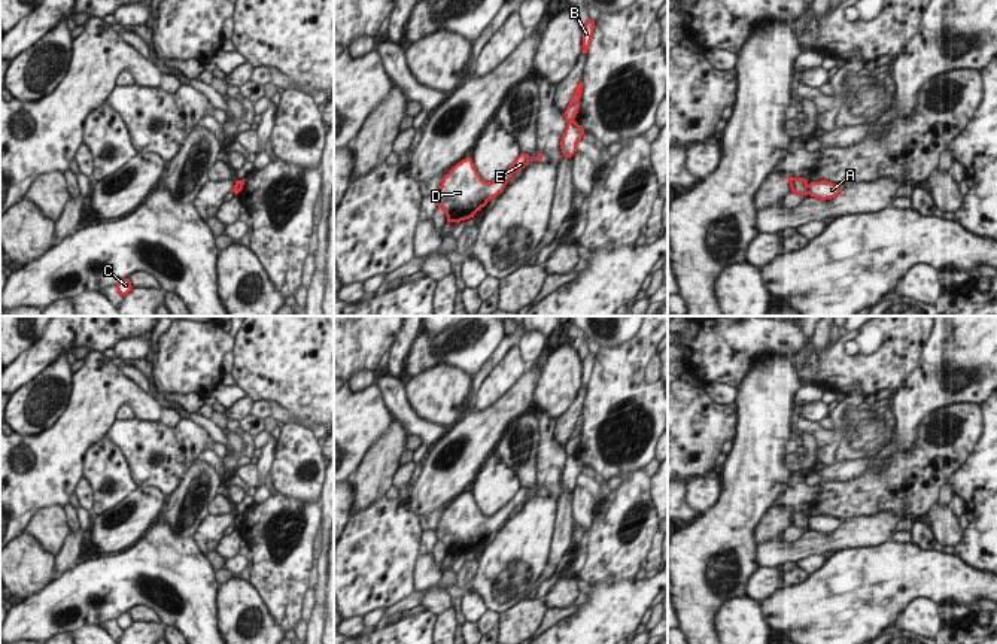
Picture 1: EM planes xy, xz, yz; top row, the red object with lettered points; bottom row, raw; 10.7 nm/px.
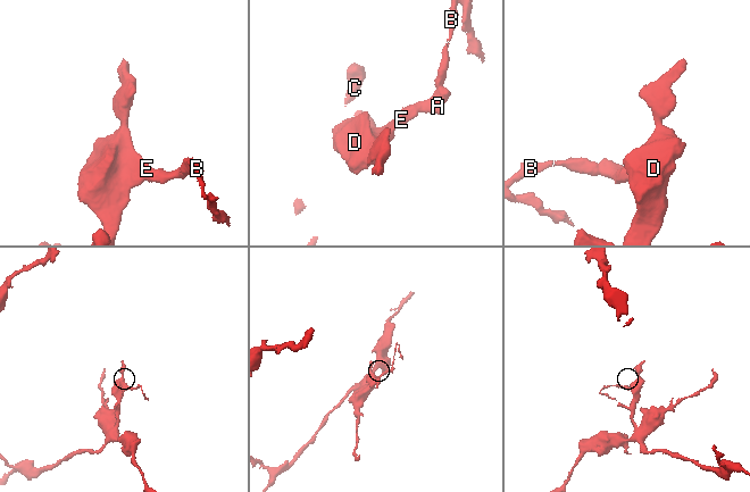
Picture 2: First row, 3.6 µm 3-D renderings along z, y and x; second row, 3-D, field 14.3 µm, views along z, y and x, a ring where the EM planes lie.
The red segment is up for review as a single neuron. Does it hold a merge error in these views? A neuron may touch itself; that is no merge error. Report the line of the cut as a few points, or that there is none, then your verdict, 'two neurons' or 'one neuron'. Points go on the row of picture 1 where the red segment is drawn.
cut yz (806, 185), (808, 193); two neurons

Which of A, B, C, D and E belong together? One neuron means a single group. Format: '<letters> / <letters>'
A C D E / B

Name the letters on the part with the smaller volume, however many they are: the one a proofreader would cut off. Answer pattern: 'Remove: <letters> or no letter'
Remove: B

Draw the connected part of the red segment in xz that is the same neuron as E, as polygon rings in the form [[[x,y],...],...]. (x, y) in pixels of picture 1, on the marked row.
[[[520,154],[496,179],[486,182],[477,173],[471,157],[458,162],[444,174],[435,203],[446,212],[447,222],[460,222],[481,210],[504,191],[510,177],[529,164],[529,154]]]

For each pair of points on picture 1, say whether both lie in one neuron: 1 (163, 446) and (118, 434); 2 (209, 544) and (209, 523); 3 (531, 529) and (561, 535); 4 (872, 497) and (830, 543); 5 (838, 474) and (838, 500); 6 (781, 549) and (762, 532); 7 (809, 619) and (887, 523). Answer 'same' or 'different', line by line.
1: same
2: same
3: different
4: different
5: different
6: different
7: different

